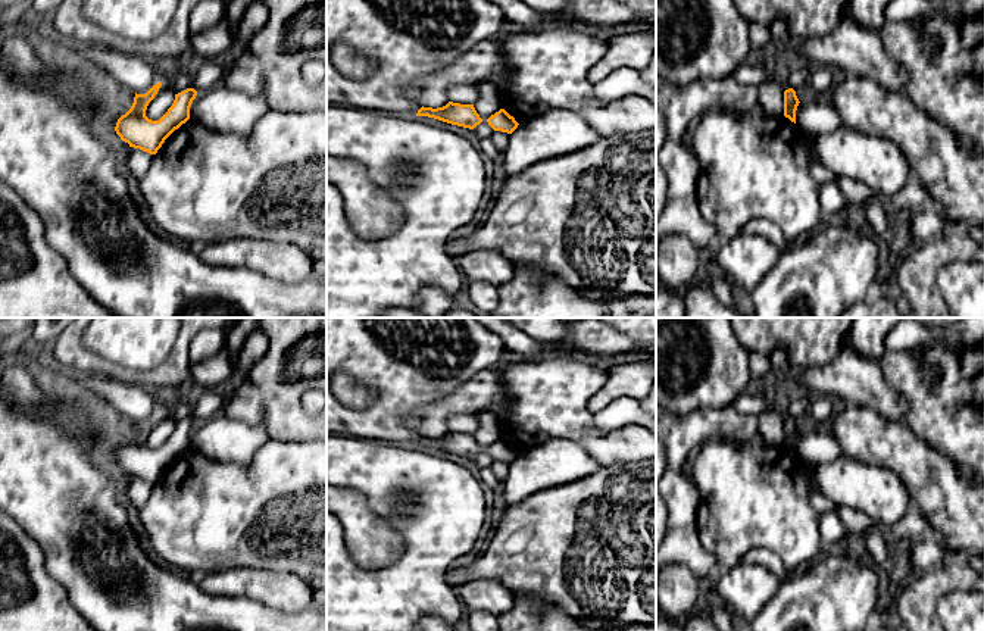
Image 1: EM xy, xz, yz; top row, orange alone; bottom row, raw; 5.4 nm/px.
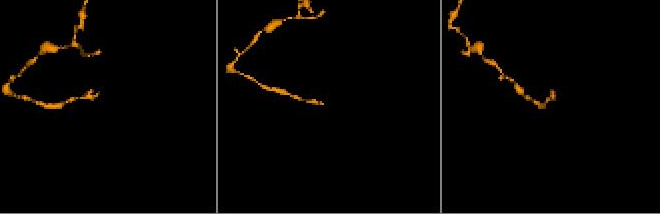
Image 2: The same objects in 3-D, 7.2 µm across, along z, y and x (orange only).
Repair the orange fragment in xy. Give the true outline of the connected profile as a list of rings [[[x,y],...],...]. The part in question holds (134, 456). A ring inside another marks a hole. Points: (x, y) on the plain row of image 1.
[[[160,412],[153,415],[146,424],[135,422],[131,438],[118,449],[115,456],[116,463],[129,477],[150,484],[156,484],[165,469],[190,449],[190,437],[197,425],[194,418],[175,424],[168,441],[159,450],[151,450],[146,446],[146,440],[159,418]]]

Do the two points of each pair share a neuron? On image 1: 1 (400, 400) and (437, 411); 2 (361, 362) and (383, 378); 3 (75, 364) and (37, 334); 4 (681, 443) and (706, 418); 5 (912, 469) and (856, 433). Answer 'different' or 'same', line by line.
1: different
2: same
3: different
4: same
5: same

